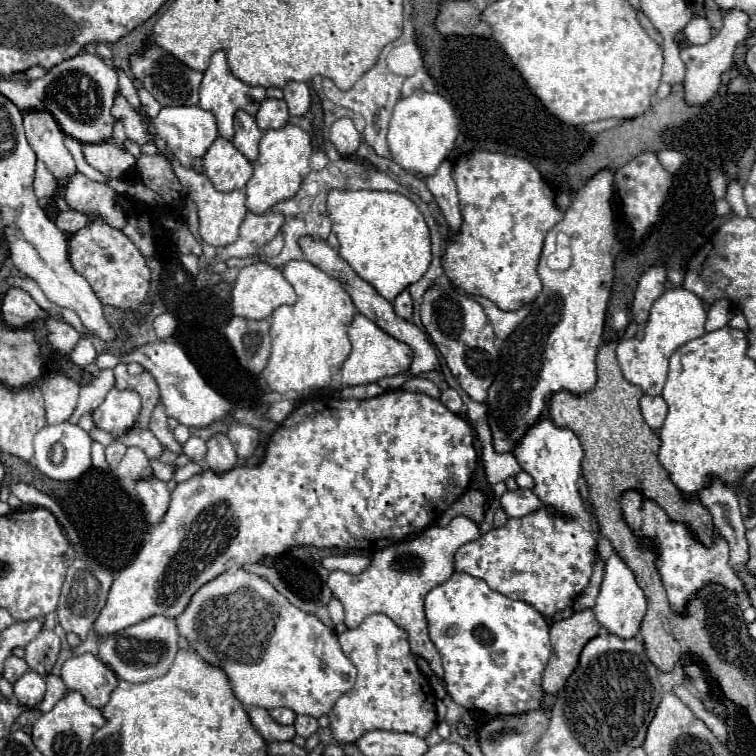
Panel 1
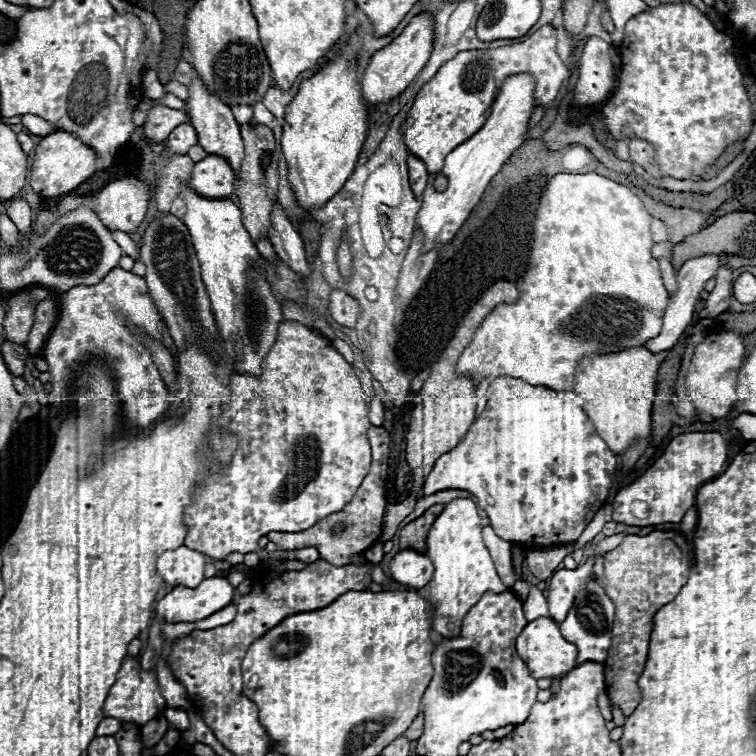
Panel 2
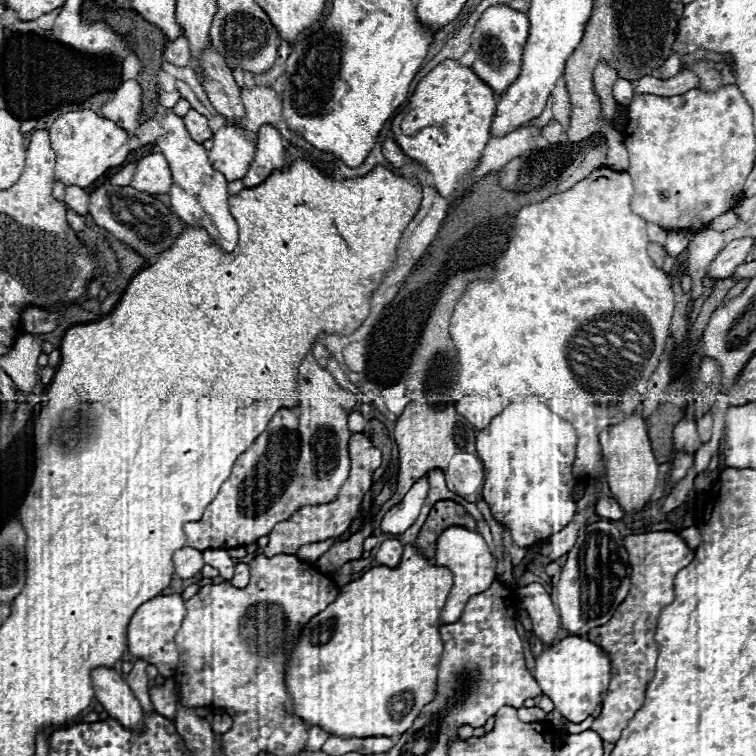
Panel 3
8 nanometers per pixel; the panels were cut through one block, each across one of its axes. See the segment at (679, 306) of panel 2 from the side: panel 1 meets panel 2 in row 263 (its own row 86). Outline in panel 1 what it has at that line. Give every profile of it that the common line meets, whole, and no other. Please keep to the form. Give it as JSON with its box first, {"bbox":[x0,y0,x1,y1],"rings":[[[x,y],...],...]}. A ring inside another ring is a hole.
{"bbox":[680,10,750,104],"rings":[[[728,10],[724,16],[722,30],[702,46],[688,46],[680,52],[680,58],[686,64],[686,78],[684,78],[684,90],[686,90],[686,102],[688,104],[704,104],[708,102],[720,88],[722,74],[726,74],[734,66],[734,52],[740,42],[744,42],[750,36],[748,28],[748,14],[744,10]]]}

